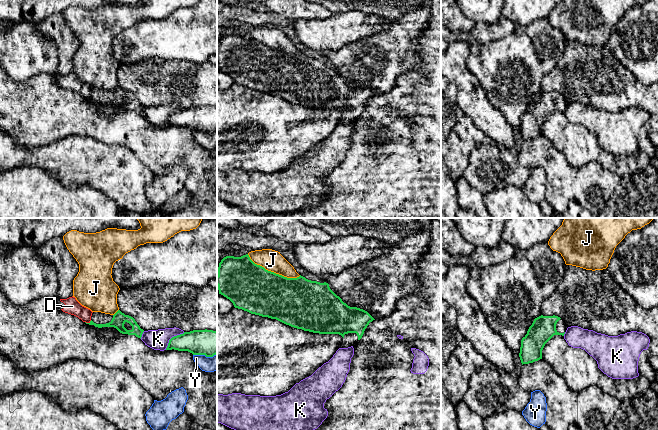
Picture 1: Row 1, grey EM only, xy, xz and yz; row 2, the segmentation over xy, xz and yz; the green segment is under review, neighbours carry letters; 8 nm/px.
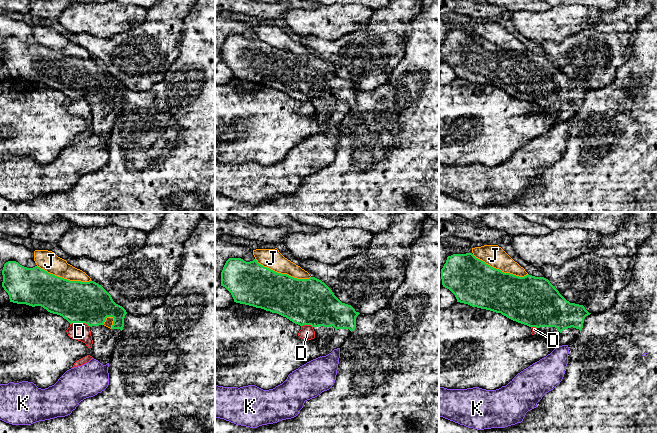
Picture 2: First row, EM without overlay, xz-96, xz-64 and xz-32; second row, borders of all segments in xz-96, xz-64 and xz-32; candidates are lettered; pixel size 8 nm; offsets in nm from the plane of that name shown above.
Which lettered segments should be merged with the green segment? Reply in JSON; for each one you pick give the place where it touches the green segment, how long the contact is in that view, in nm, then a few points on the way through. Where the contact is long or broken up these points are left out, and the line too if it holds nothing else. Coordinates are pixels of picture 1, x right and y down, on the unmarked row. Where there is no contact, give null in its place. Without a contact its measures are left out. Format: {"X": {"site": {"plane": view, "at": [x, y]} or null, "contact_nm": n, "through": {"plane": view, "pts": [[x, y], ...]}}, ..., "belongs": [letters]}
{"belongs": []}

